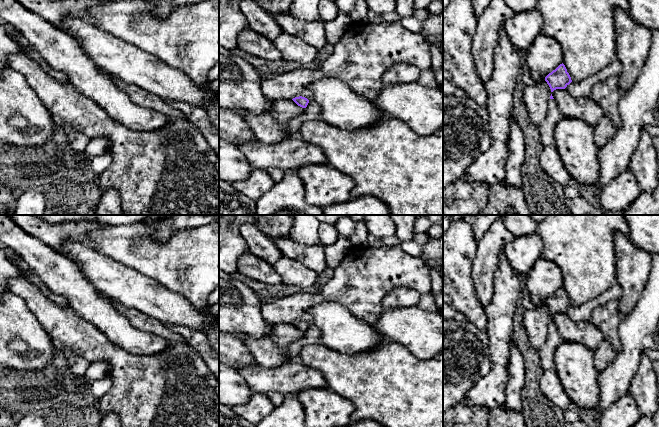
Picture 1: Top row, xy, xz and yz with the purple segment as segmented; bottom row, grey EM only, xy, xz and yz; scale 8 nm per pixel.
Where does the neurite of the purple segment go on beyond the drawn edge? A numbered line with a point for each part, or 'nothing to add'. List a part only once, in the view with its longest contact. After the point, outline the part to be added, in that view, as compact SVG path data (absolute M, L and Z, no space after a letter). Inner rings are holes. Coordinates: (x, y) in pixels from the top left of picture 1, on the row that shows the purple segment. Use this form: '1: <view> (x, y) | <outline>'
1: yz (546, 128) | M550 99L548 102L548 112L542 123L539 125L541 143L543 147L554 145L554 129L561 119L562 115L559 111L557 102Z

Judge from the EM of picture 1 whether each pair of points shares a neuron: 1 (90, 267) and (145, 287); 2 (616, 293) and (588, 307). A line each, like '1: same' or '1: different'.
1: same
2: same

